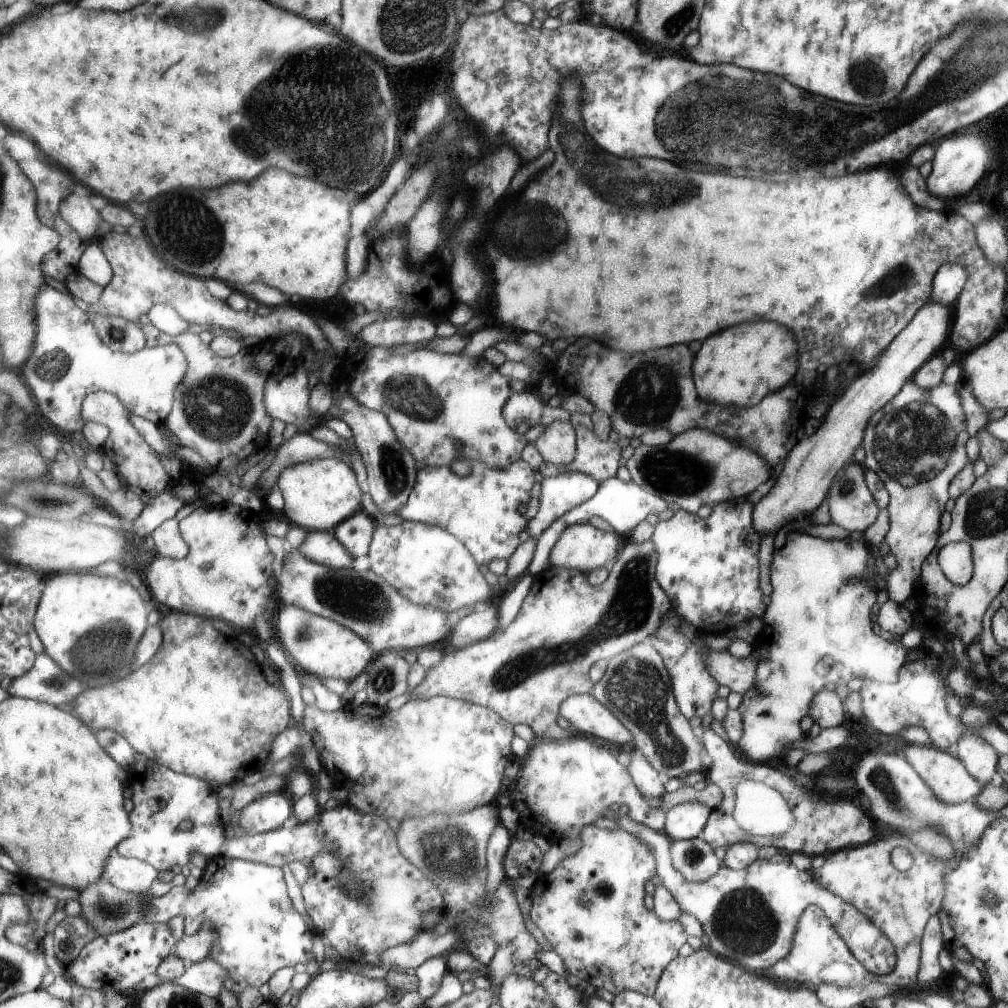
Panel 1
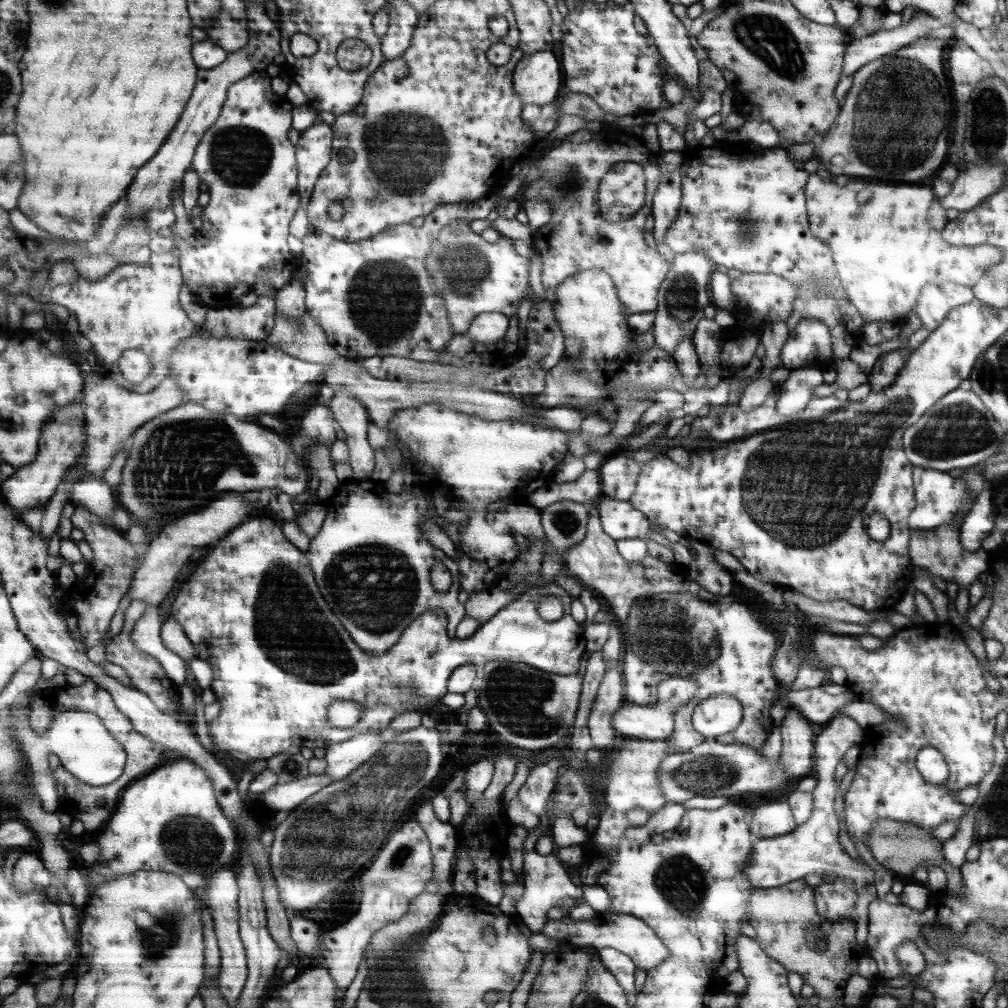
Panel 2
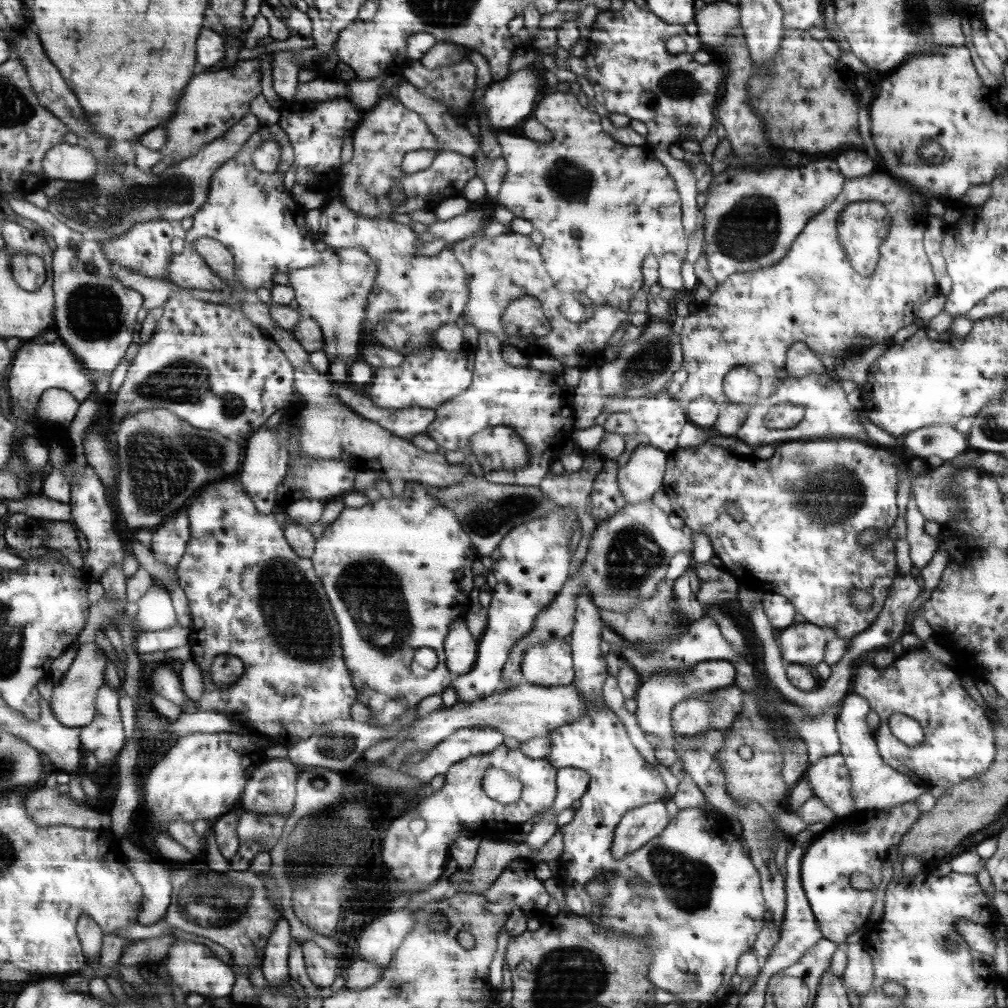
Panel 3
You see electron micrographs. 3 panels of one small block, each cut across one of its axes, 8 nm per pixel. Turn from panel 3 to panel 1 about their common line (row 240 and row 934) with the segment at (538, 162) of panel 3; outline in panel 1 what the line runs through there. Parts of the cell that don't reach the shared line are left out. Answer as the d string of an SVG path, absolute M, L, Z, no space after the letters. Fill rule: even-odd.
M589 826L582 828L581 836L577 852L560 860L551 872L539 876L530 888L529 918L561 958L569 974L613 995L628 990L651 997L667 964L688 939L679 921L659 920L653 910L649 912L643 906L643 884L656 874L653 853L639 837L621 829ZM581 894L586 896L586 904L579 903Z

